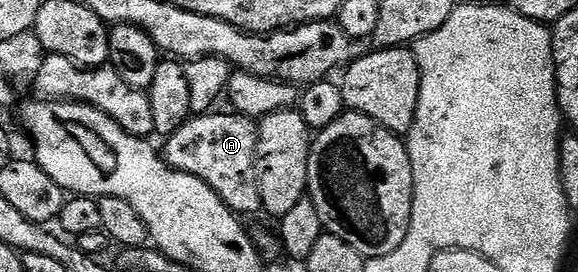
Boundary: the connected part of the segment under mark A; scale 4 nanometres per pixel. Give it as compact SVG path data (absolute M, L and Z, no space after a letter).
M211 111L201 115L191 116L189 121L178 128L172 136L165 138L164 156L169 165L176 171L184 171L188 175L196 175L220 199L235 215L242 213L263 212L262 200L260 199L260 187L258 186L258 127L255 118L244 117L238 112L227 111L228 113L218 113Z

